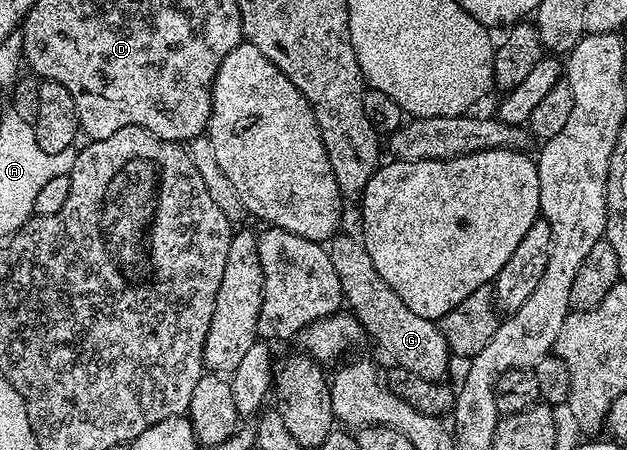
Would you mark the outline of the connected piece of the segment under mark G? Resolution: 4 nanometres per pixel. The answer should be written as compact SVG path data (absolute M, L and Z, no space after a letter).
M338 234L327 244L331 266L335 266L339 274L341 295L348 311L360 322L371 340L373 336L374 342L393 359L396 367L411 370L411 374L419 374L419 378L444 381L451 361L447 338L443 338L440 327L434 321L415 314L415 310L411 310L411 306L407 306L407 302L403 302L403 298L399 298L387 282L383 282L364 243L353 236Z

